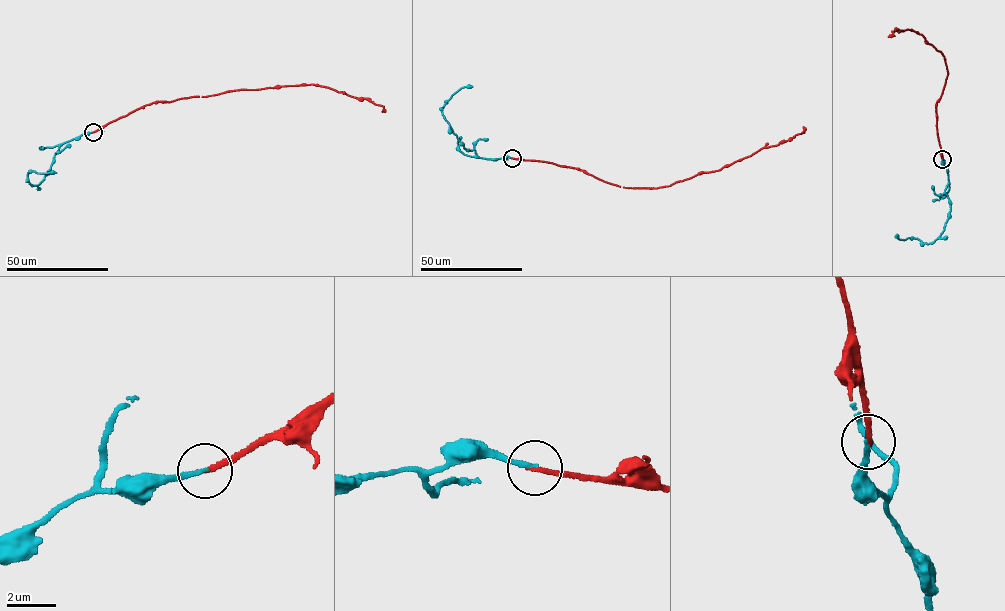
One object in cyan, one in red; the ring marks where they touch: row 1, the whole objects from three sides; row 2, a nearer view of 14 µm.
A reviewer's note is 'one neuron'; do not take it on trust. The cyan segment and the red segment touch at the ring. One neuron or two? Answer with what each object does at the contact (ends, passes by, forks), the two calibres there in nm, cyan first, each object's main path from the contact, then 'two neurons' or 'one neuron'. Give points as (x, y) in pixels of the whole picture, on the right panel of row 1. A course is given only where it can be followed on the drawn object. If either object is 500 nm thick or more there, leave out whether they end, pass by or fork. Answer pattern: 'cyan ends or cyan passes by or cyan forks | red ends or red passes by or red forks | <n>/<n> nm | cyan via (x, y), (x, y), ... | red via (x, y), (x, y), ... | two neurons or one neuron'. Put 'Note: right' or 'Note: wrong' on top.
Note: right
cyan ends | red ends | 190/200 nm | cyan via (942, 159), (950, 208), (943, 232), (927, 244), (909, 237), (899, 239), (897, 235) | red via (942, 159), (935, 105), (948, 75), (944, 56), (922, 34), (911, 29), (902, 31), (897, 28), (888, 37) | one neuron

